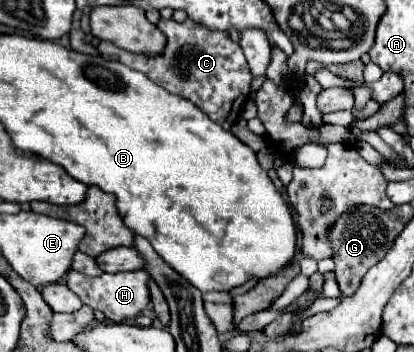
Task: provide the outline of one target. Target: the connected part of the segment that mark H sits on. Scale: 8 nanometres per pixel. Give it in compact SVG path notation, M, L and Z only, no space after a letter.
M76 271L68 273L68 287L82 299L84 305L90 305L96 311L102 311L108 321L124 321L140 315L150 303L148 293L148 275L146 271L126 271L126 273L102 273L98 277L88 277Z

